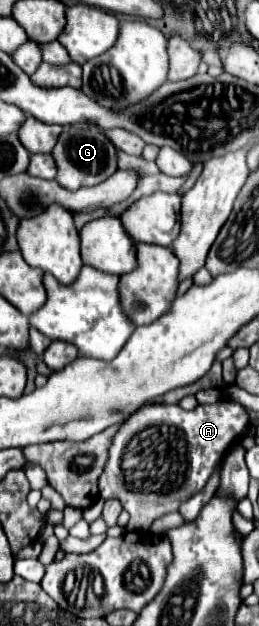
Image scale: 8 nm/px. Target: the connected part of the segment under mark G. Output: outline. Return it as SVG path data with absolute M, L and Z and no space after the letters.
M64 127L52 155L58 165L56 181L64 189L70 189L70 191L76 191L80 187L98 185L98 183L106 181L108 177L112 177L118 169L116 147L110 143L110 139L102 131L78 131L78 129Z

